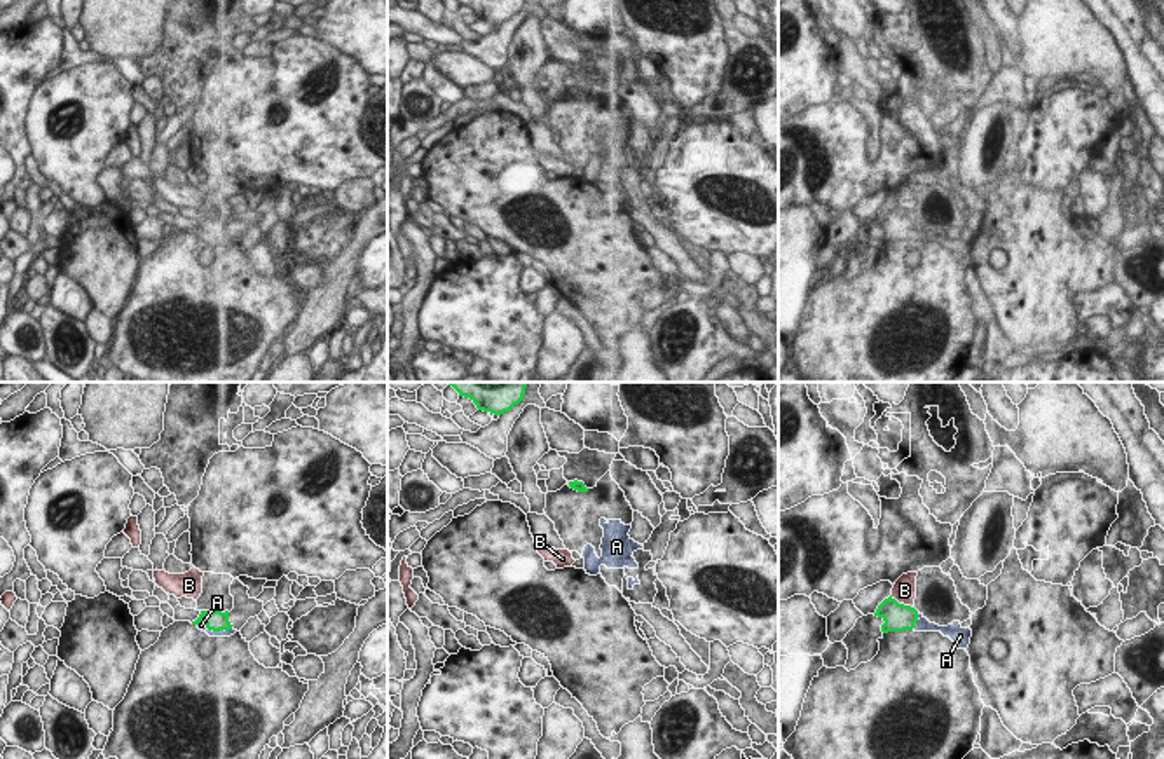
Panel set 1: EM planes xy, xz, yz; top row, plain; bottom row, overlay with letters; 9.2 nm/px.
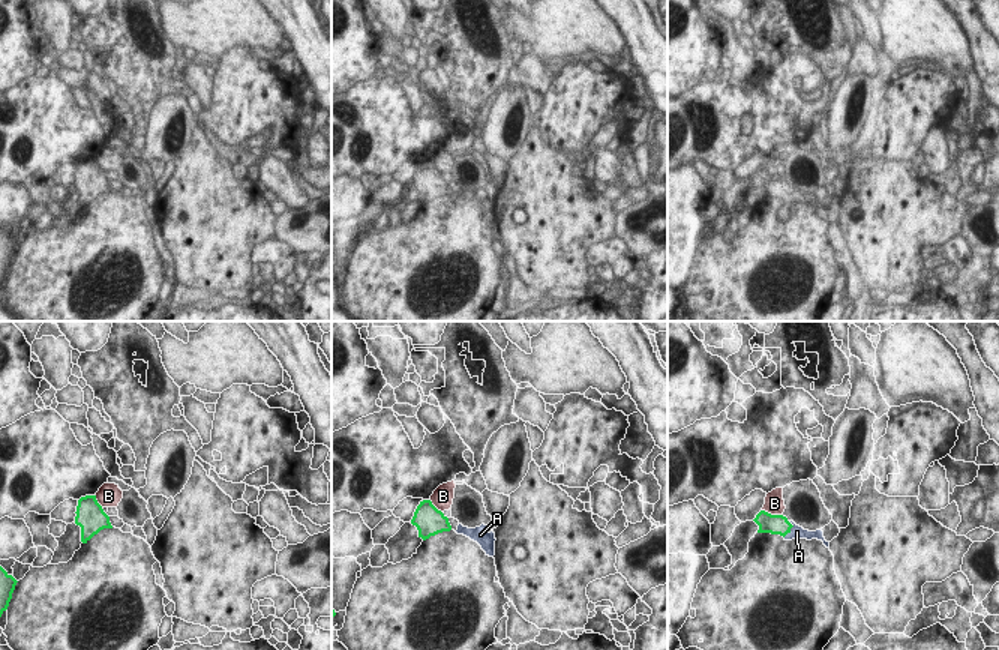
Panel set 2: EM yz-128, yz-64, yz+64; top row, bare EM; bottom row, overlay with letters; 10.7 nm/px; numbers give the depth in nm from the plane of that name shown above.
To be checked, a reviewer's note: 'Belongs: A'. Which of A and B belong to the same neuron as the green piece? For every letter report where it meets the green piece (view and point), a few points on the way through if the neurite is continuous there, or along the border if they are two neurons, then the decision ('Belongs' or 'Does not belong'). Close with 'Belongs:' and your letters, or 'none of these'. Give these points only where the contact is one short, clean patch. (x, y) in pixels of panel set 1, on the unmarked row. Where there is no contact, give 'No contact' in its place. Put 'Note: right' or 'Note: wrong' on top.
Note: right
A: Touches green at xy (213, 239). Path across: xy (215, 229), (213, 239), (201, 234). Belongs
B: Touches green at yz (901, 213). Does not belong
Belongs: A

